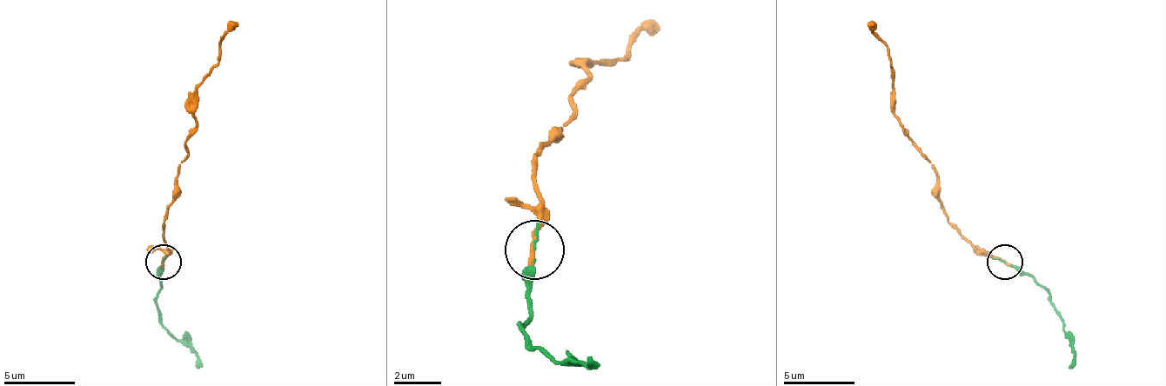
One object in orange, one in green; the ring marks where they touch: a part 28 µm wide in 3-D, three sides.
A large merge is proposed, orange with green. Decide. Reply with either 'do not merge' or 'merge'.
merge

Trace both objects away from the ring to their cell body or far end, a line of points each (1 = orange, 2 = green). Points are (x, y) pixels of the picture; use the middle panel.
1: (530, 248), (541, 200), (536, 153), (559, 135), (589, 69), (583, 63), (613, 63), (643, 28), (654, 34)
2: (536, 248), (536, 271), (524, 325), (524, 342), (589, 367), (589, 355)

